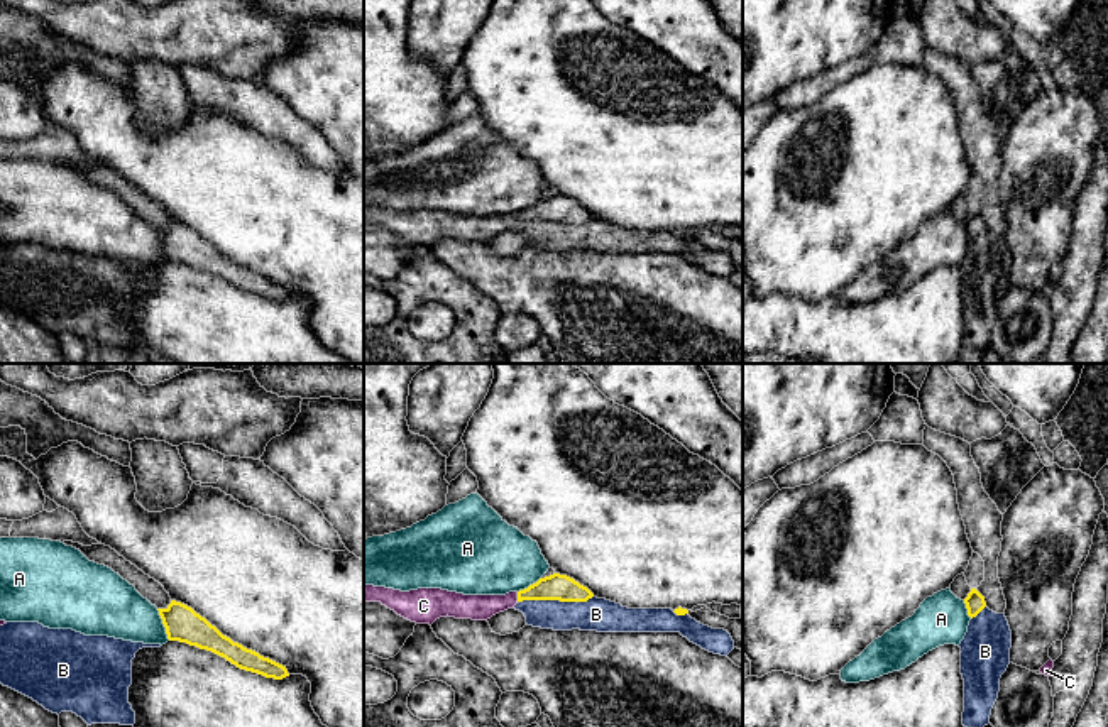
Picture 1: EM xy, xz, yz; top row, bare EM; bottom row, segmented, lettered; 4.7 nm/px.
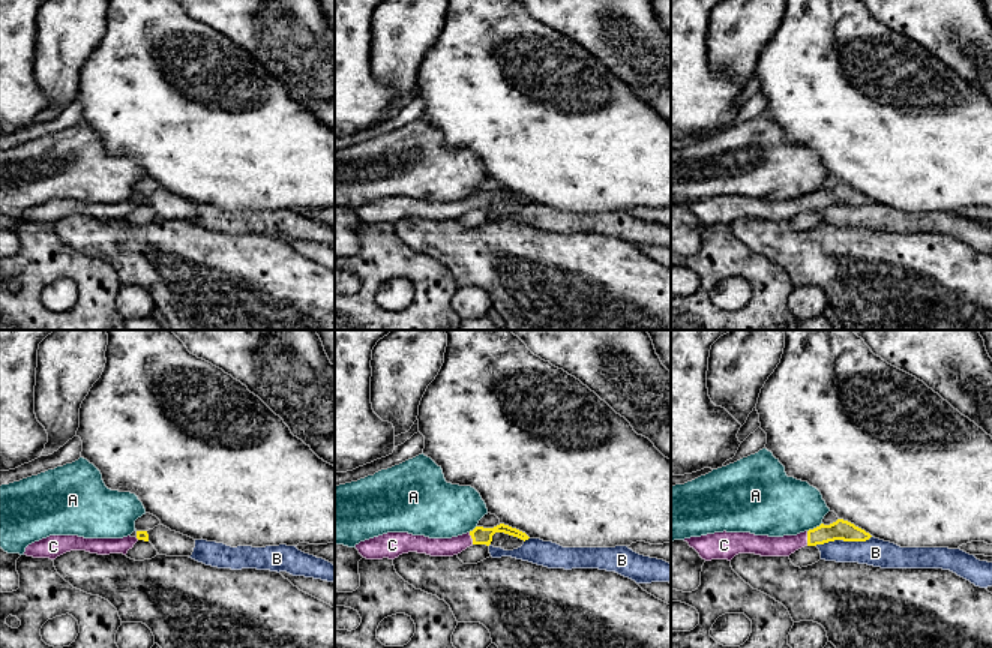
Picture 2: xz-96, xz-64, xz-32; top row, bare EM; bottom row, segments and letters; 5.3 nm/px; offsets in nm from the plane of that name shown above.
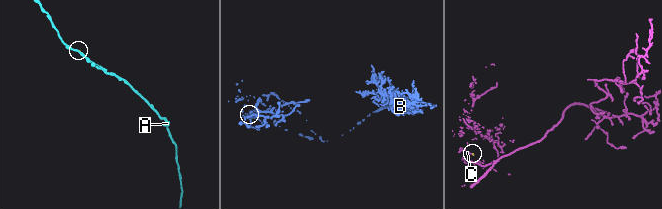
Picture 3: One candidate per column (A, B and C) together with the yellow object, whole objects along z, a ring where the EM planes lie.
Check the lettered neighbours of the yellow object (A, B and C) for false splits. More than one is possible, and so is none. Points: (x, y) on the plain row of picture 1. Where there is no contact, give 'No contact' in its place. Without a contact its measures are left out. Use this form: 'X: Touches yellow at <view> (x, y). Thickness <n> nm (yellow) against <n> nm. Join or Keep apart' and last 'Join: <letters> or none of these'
A: Touches yellow at xy (163, 244). Thickness 170 nm (yellow) against 280 nm. Keep apart
B: Touches yellow at xz (555, 220). Thickness 130 nm (yellow) against 160 nm. Keep apart
C: Touches yellow at xz (518, 218). Thickness 130 nm (yellow) against 130 nm. Join
Join: C

